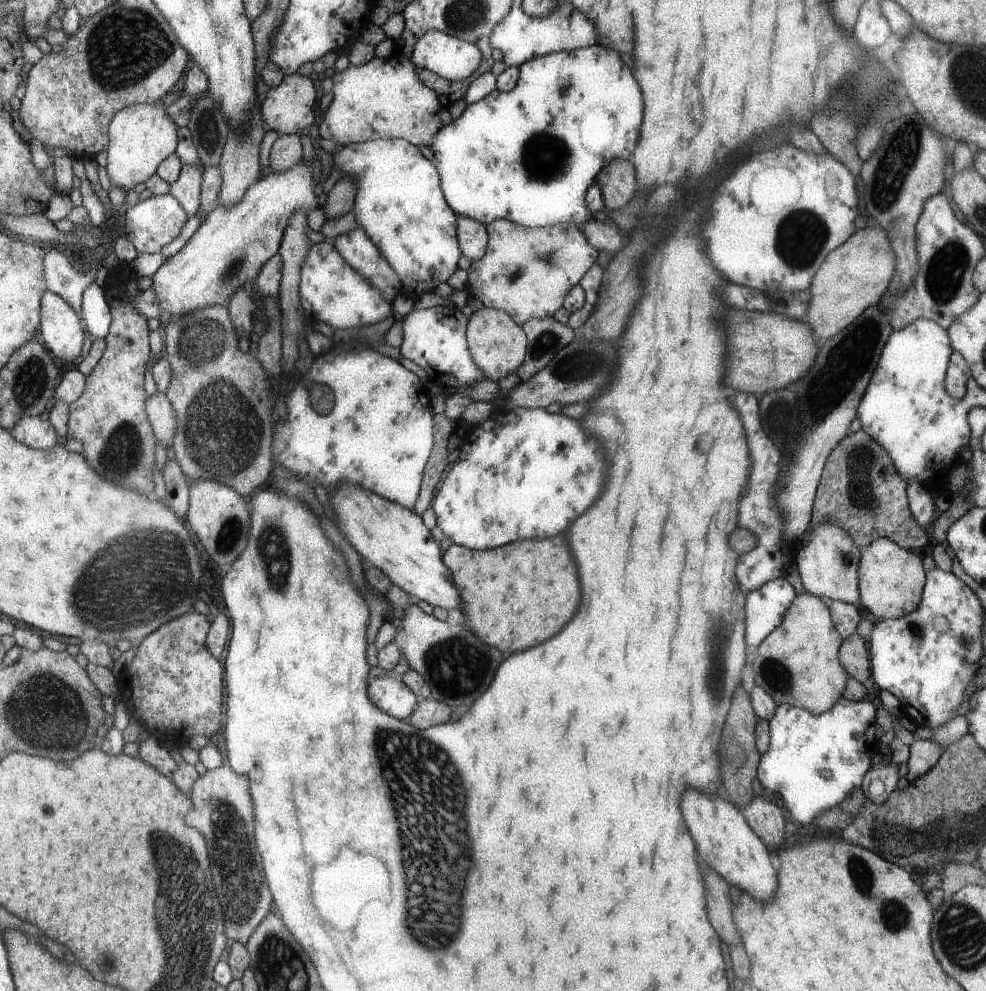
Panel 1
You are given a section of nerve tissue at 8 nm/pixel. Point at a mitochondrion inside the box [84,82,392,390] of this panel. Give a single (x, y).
(208, 132)

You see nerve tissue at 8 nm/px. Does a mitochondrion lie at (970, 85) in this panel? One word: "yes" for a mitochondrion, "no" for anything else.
yes

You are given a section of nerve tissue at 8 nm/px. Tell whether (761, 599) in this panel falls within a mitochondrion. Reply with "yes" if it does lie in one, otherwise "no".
no

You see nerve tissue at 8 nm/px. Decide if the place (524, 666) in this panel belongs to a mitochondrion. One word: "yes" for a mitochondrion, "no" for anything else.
no

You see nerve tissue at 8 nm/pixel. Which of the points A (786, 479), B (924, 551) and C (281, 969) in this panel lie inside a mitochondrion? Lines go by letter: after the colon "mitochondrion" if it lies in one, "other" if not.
A: mitochondrion
B: other
C: mitochondrion

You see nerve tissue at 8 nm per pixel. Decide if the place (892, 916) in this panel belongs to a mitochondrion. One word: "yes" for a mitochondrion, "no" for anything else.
yes

